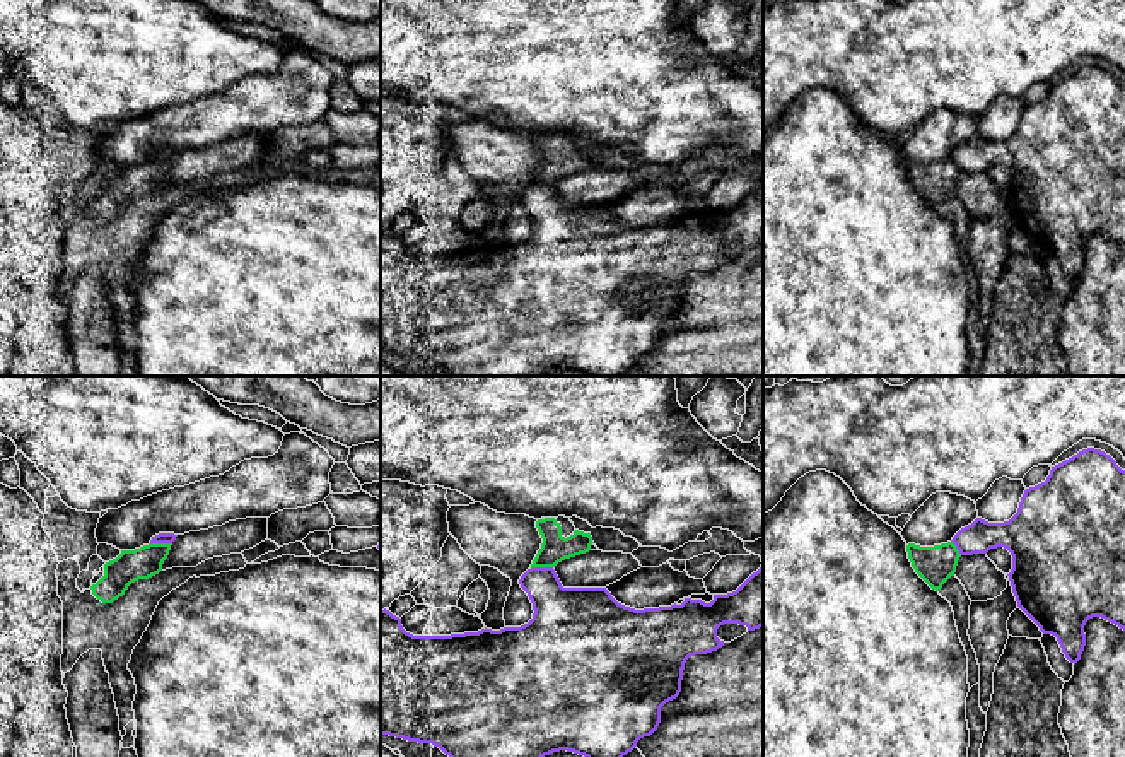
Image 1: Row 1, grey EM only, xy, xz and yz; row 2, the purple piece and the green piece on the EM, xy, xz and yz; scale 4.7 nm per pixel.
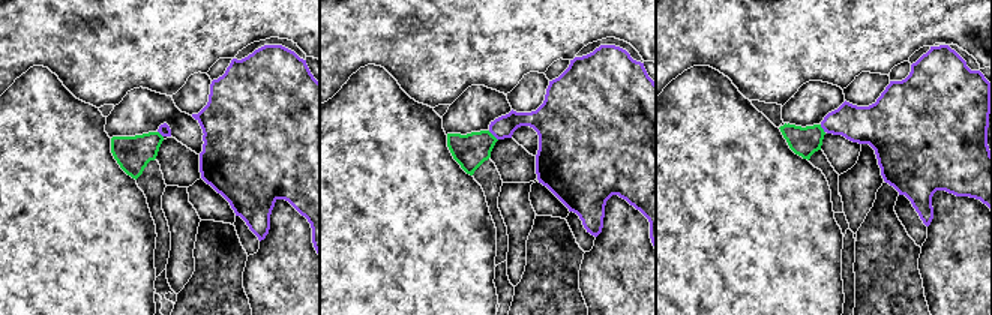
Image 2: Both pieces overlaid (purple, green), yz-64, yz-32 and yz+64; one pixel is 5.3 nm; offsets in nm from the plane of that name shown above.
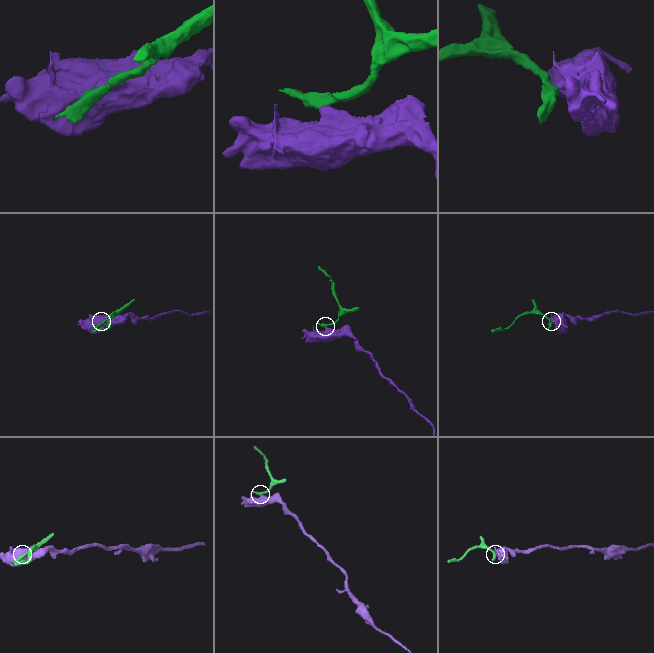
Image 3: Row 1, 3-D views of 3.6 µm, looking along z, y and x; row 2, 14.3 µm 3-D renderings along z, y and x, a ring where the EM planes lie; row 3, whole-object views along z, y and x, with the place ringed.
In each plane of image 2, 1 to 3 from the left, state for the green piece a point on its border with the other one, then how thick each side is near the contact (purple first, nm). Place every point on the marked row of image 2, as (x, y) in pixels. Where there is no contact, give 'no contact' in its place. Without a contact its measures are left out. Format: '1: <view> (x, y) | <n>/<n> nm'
1: yz-64 (159, 132) | 70/190 nm
2: yz-32 (492, 134) | 120/180 nm
3: yz+64 (823, 128) | 200/160 nm

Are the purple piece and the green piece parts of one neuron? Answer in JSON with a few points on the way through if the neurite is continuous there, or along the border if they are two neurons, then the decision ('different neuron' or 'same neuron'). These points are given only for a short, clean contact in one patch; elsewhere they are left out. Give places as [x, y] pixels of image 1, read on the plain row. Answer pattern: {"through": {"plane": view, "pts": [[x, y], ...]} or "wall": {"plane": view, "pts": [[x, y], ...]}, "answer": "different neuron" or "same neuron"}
{"wall": {"plane": "xy", "pts": [[151, 159], [171, 161]]}, "answer": "different neuron"}

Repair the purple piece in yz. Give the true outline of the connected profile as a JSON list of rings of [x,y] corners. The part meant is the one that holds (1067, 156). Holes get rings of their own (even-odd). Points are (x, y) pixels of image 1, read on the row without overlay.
[[[1087,65],[1052,84],[1045,99],[1024,108],[1009,138],[976,135],[951,159],[961,173],[997,164],[1011,169],[1007,193],[1017,224],[1043,251],[1057,255],[1070,280],[1081,277],[1089,236],[1101,234],[1125,248],[1125,87],[1105,68]]]

